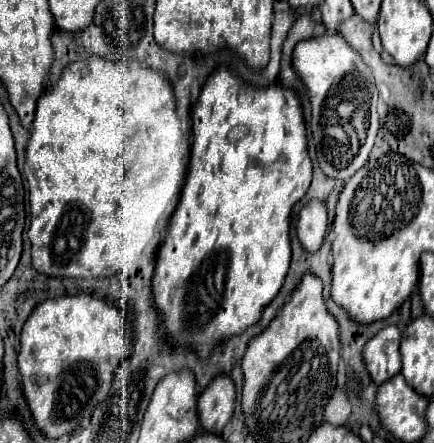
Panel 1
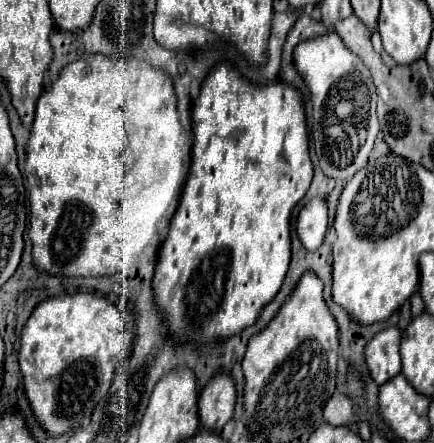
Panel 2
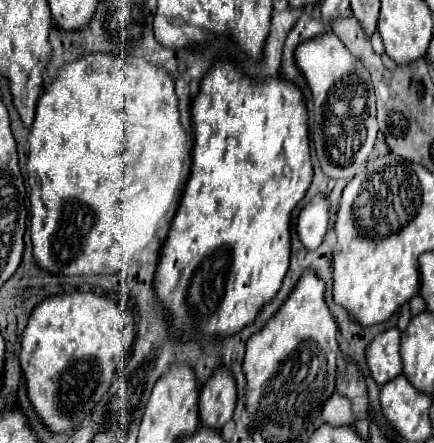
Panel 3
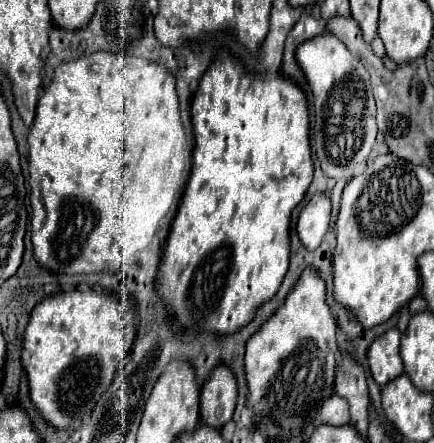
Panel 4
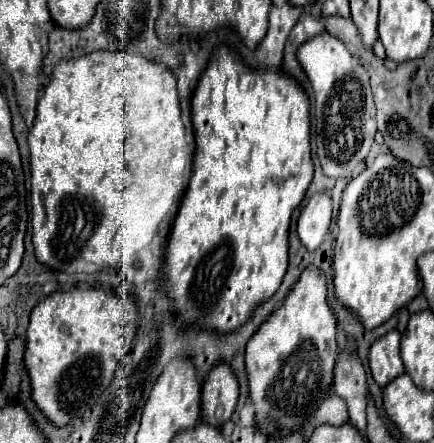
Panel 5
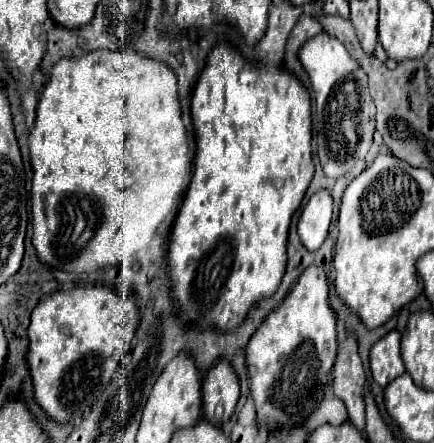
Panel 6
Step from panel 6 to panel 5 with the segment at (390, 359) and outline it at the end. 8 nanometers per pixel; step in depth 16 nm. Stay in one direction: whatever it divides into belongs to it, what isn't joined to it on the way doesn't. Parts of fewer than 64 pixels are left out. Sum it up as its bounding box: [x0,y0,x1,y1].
[370,330,404,388]

